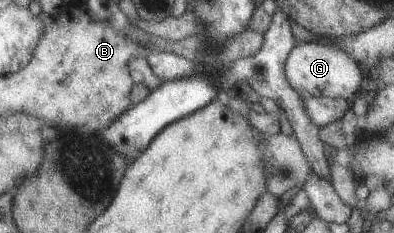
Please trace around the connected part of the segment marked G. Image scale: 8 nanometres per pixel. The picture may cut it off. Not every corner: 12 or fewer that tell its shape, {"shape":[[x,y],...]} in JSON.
{"shape":[[296,42],[284,74],[301,96],[360,92],[360,66],[330,45]]}

